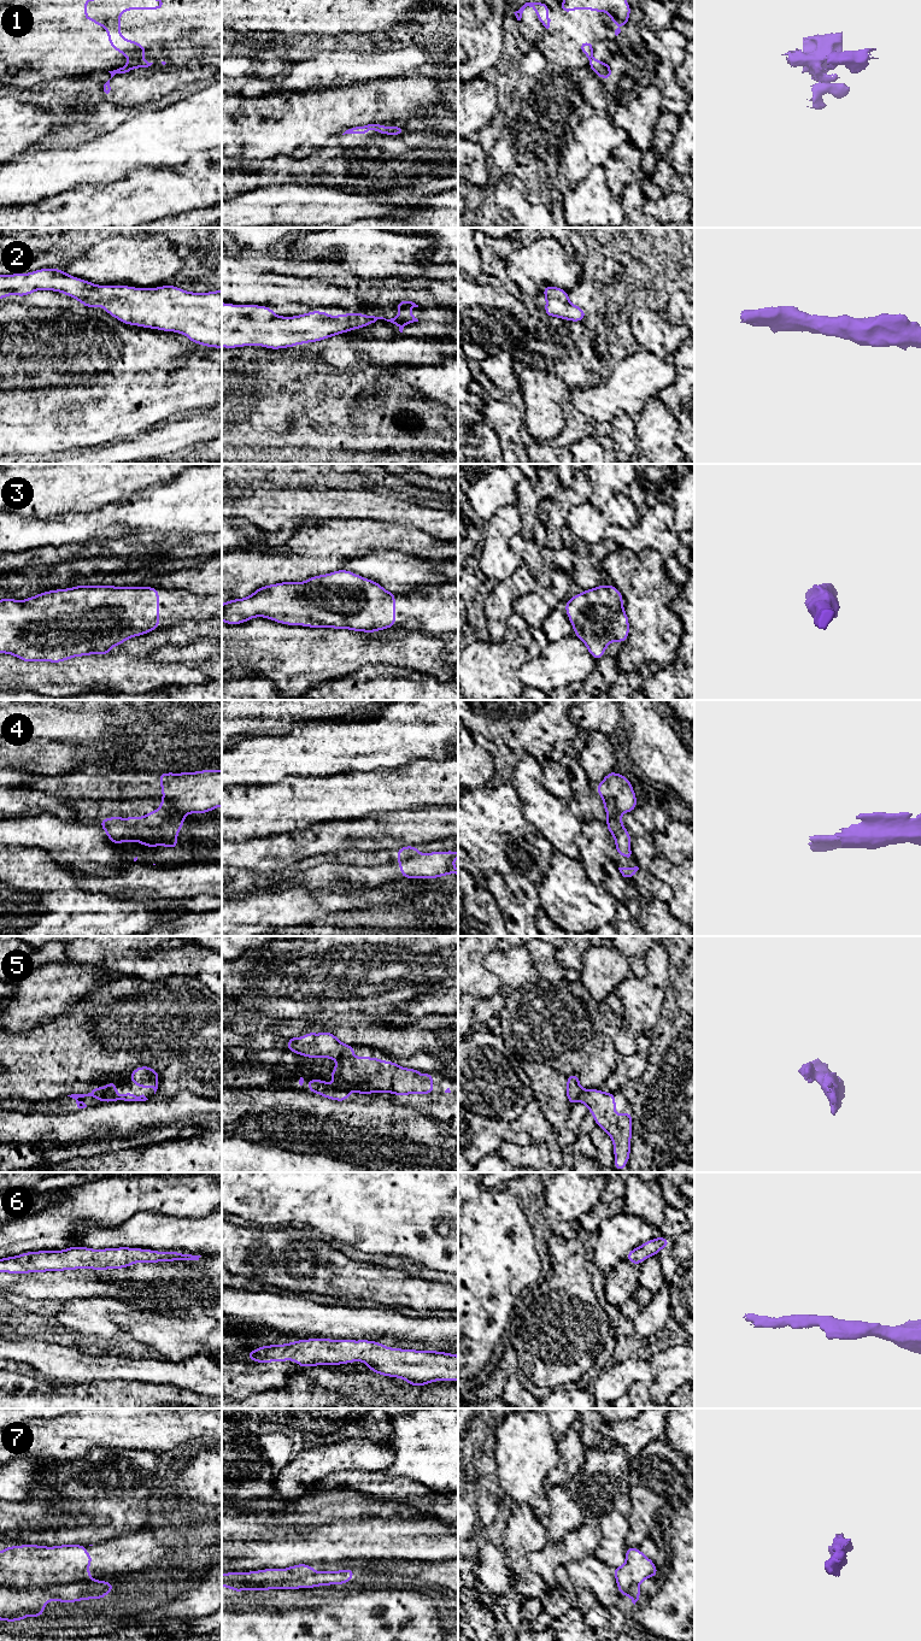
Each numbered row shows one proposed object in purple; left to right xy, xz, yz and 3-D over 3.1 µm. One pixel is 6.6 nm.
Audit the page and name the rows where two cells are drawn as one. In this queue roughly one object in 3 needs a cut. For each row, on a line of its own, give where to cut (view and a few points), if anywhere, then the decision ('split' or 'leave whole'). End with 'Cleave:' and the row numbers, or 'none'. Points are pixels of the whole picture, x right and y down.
1: cut in xy along (139, 56), (130, 59); split
2: no cut; leave whole
3: no cut; leave whole
4: cut in xy along (162, 799), (168, 800), (183, 813); split
5: no cut; leave whole
6: no cut; leave whole
7: cut in xz along (318, 1572), (260, 1584), (233, 1581), (223, 1574); split
Cleave: 1, 4, 7

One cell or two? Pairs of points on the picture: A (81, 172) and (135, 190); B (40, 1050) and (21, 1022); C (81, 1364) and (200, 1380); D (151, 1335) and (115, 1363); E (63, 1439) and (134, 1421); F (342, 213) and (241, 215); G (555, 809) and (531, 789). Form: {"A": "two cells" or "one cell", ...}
{"A": "two cells", "B": "two cells", "C": "one cell", "D": "two cells", "E": "one cell", "F": "one cell", "G": "one cell"}

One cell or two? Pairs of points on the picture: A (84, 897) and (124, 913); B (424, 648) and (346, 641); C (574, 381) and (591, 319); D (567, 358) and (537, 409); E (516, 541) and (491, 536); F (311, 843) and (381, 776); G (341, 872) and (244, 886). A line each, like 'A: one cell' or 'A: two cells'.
A: one cell
B: one cell
C: two cells
D: one cell
E: two cells
F: two cells
G: two cells

